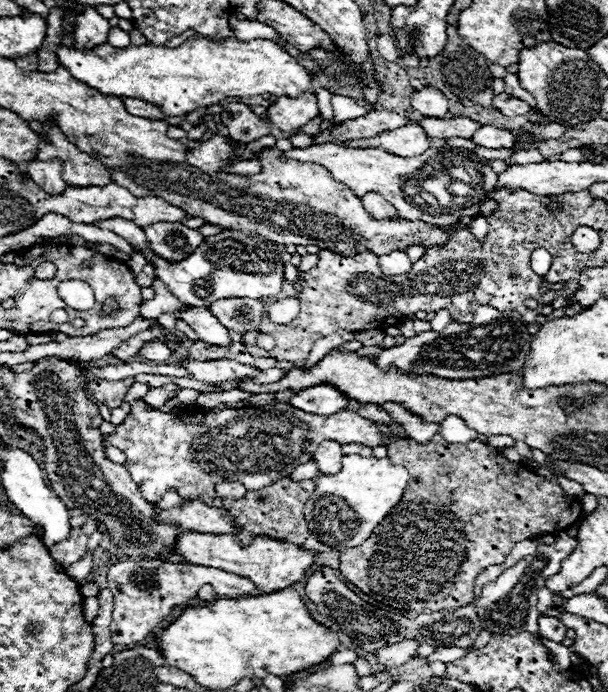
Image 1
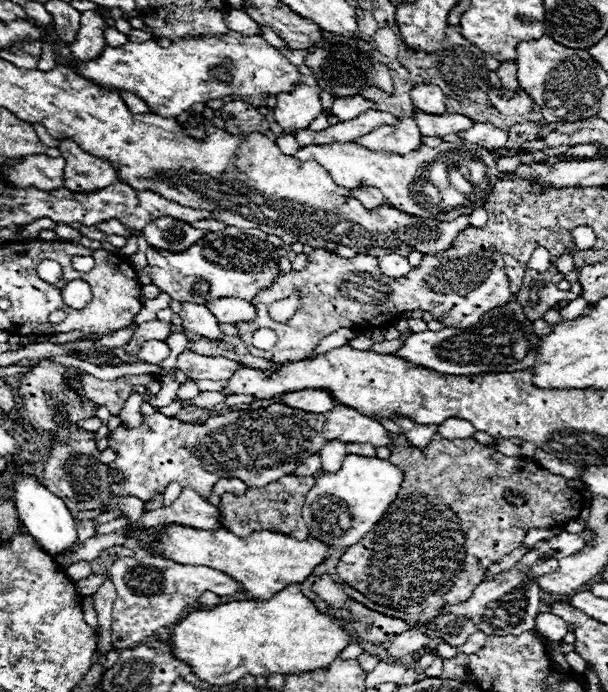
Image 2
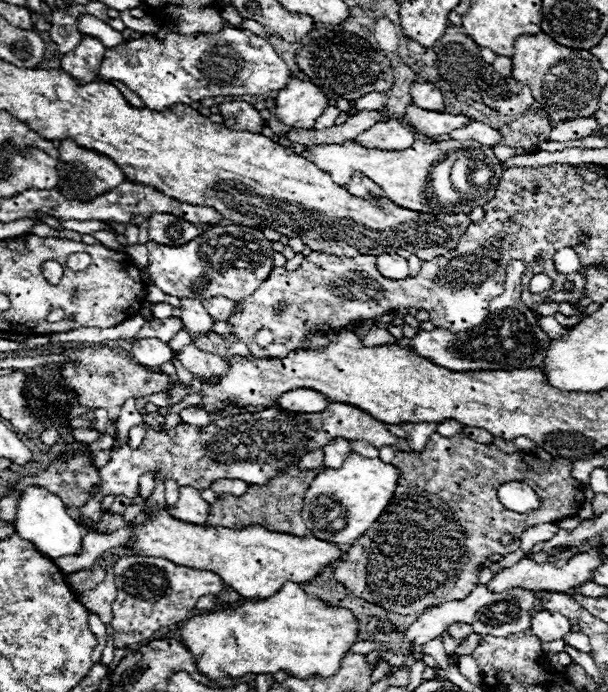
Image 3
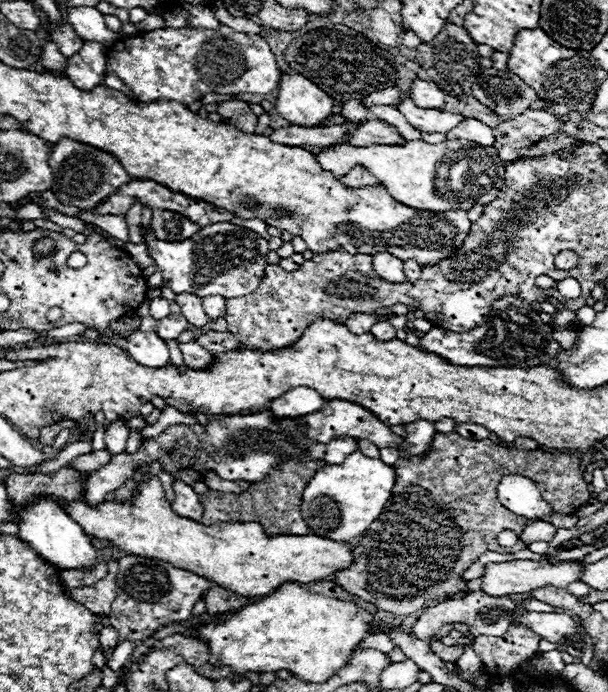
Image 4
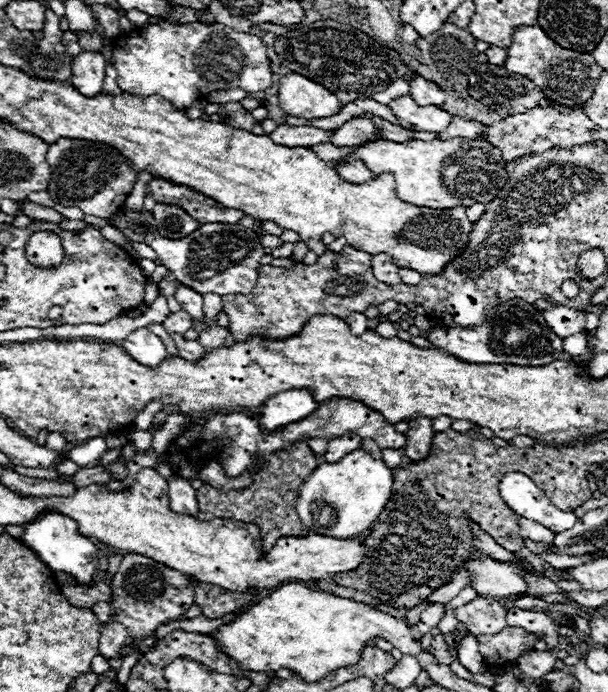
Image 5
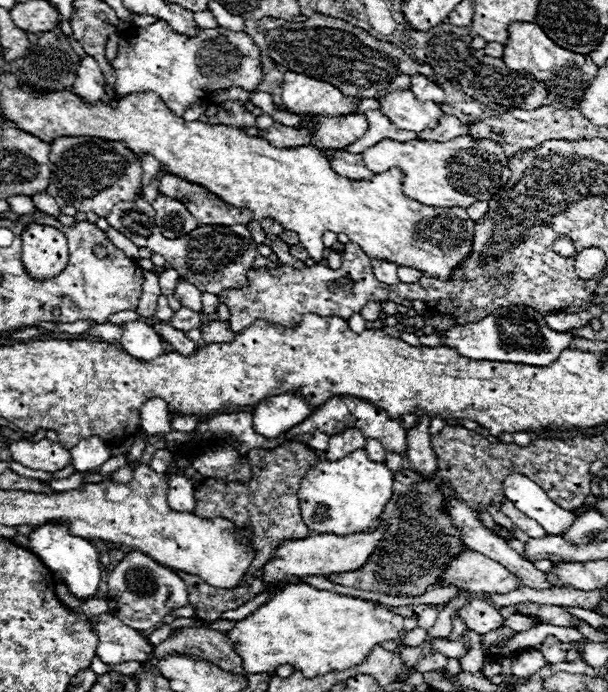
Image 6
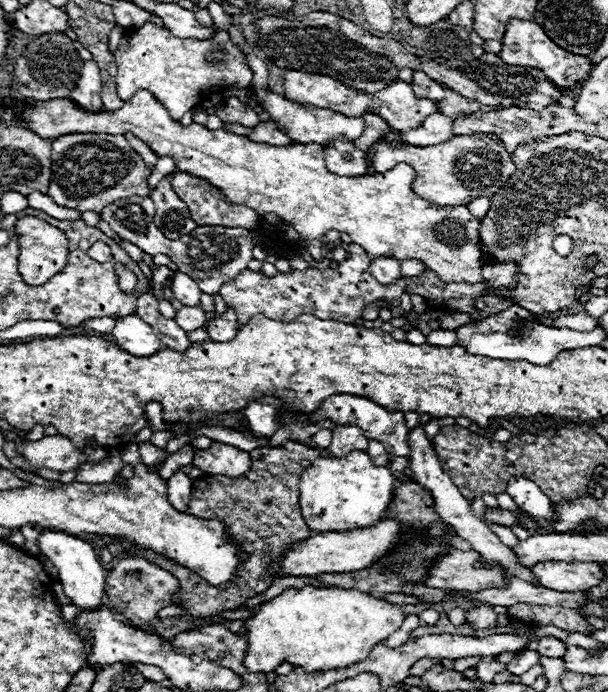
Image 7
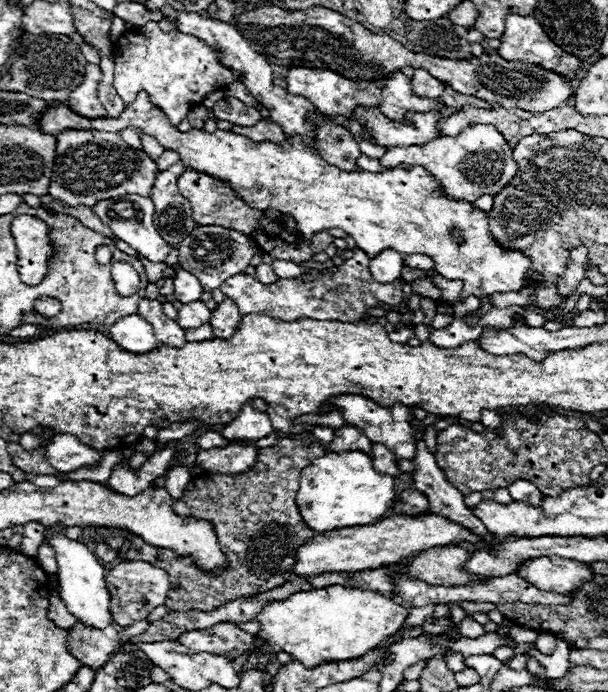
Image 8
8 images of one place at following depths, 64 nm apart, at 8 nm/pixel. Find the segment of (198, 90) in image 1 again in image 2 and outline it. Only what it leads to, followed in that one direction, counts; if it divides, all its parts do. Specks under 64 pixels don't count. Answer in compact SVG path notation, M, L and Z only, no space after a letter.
M226 32L222 36L188 36L174 38L168 48L158 46L154 40L146 42L126 42L124 46L102 50L102 58L90 60L78 66L78 74L82 78L92 80L94 84L102 84L104 88L128 90L142 98L154 114L160 116L180 116L190 110L196 102L206 102L214 98L226 96L256 96L256 94L280 94L294 90L294 84L300 82L300 72L262 36L242 36L238 32Z

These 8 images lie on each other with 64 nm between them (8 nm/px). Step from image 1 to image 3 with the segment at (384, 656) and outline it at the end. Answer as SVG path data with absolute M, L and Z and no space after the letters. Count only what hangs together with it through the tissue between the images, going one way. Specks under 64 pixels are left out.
M478 586L464 600L452 600L452 602L446 602L440 606L432 606L424 614L420 614L420 618L406 630L404 642L406 644L426 644L428 640L442 634L454 622L470 624L472 632L480 634L480 636L484 636L484 634L510 636L514 632L522 632L522 630L530 628L530 612L534 610L536 602L538 600L536 600L534 592L522 592L520 588L502 592L502 594L494 594L486 586Z

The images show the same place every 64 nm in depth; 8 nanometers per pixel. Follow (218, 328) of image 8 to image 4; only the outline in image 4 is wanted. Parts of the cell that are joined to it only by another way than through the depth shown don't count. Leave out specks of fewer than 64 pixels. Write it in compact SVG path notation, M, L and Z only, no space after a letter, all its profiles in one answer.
M208 330L206 334L198 336L196 342L202 344L202 348L206 348L206 350L212 352L212 354L240 348L240 342L238 342L230 332L214 332L214 330Z

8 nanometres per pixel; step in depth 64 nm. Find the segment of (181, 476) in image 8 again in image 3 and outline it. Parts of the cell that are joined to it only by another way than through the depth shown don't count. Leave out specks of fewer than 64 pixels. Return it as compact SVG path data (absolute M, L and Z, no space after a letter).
M180 486L180 496L174 506L168 508L174 518L190 524L206 524L208 502L204 502L196 488Z

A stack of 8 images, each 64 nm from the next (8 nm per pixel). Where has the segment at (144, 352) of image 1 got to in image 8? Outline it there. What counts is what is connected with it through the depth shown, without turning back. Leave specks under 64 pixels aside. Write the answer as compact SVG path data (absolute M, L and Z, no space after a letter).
M130 314L118 320L108 328L110 338L124 350L134 352L134 354L144 354L160 346L160 342L154 338L152 326L140 316L140 314Z

